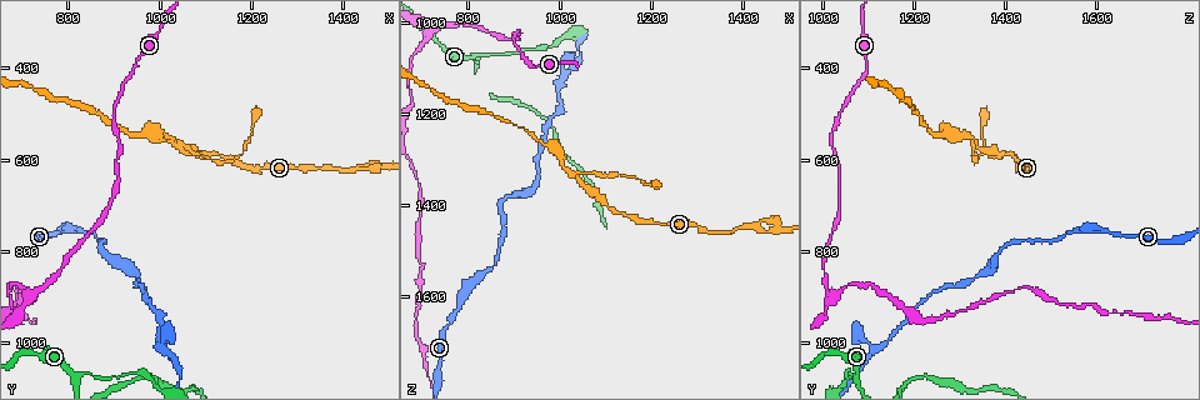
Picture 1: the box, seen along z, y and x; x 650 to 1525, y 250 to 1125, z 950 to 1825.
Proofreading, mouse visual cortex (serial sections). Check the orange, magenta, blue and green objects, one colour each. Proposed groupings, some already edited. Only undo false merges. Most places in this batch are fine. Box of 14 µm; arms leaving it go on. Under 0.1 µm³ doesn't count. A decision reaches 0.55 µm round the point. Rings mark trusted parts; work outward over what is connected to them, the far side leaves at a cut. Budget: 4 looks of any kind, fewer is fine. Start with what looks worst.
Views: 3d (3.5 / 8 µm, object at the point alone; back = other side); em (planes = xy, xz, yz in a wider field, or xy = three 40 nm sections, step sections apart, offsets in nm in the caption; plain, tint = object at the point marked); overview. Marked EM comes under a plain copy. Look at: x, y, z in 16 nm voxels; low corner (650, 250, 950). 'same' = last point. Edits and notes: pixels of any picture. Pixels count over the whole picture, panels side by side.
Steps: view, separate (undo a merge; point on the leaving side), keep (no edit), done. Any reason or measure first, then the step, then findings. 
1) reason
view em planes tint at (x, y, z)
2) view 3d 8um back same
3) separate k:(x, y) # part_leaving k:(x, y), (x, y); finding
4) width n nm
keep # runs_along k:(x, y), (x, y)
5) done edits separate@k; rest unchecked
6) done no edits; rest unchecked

sharp bend
view em xy step 1 tint at (1030, 560, 1335)

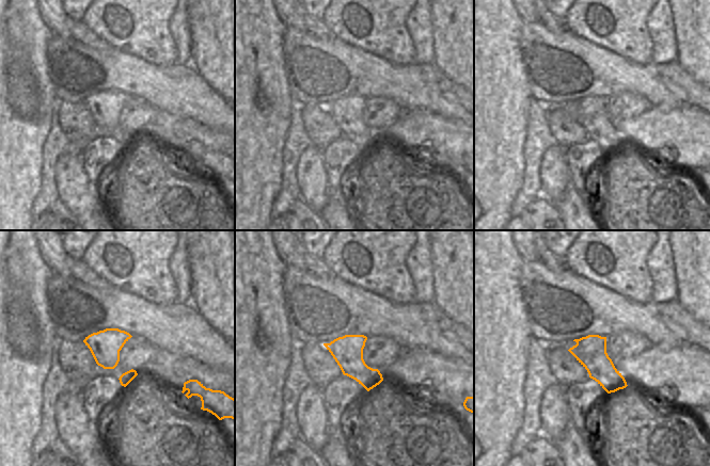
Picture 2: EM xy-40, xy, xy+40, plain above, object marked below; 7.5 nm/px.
wider look
view 3d 3.5um back same

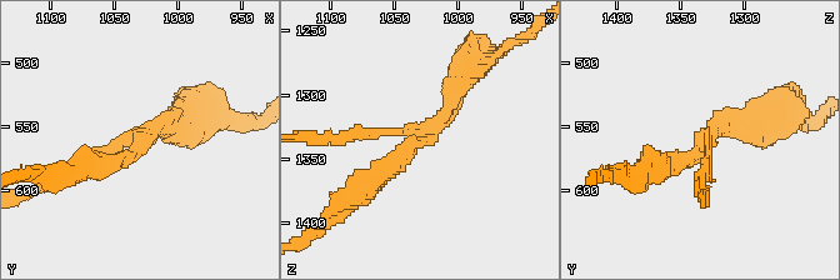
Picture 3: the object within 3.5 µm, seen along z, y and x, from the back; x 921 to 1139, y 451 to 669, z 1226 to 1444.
width 240 nm
keep # runs_along 3:(363, 189), (428, 138), (463, 74); all the same cell

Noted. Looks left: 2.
abrupt turn
view 3d 3.5um at (1465, 615, 1460)

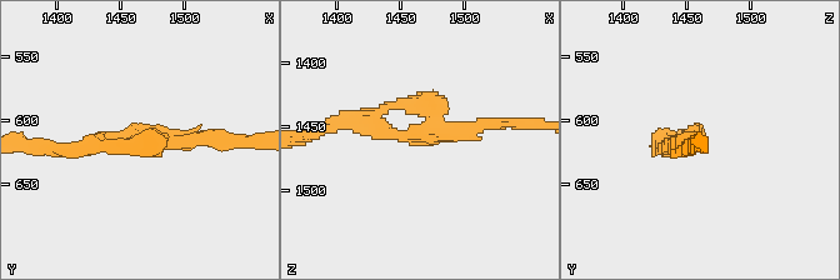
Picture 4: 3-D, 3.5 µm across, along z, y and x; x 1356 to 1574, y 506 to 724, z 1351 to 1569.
need the tissue
view em planes tint at (1472, 612, 1456)

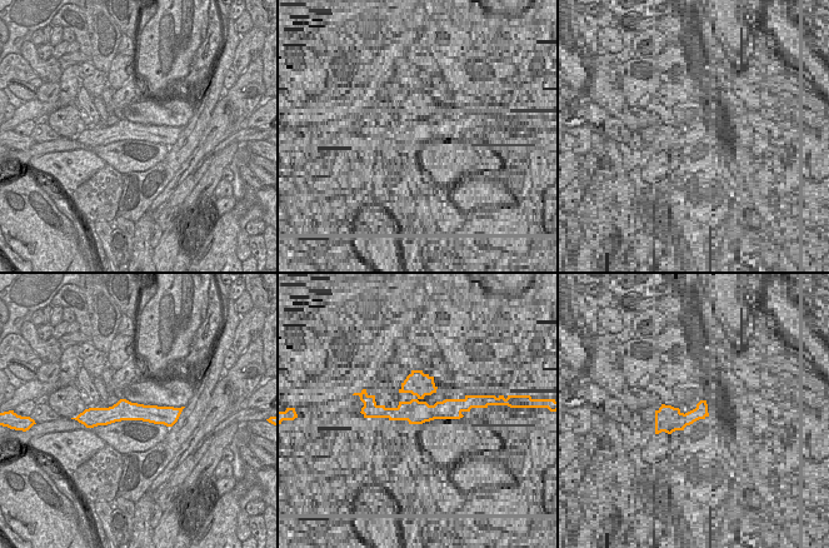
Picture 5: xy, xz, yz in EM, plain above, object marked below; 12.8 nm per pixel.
keep # runs_along 5:(178, 410), (98, 417); continuous, no second cell

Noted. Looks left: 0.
done no edits; rest unchecked

